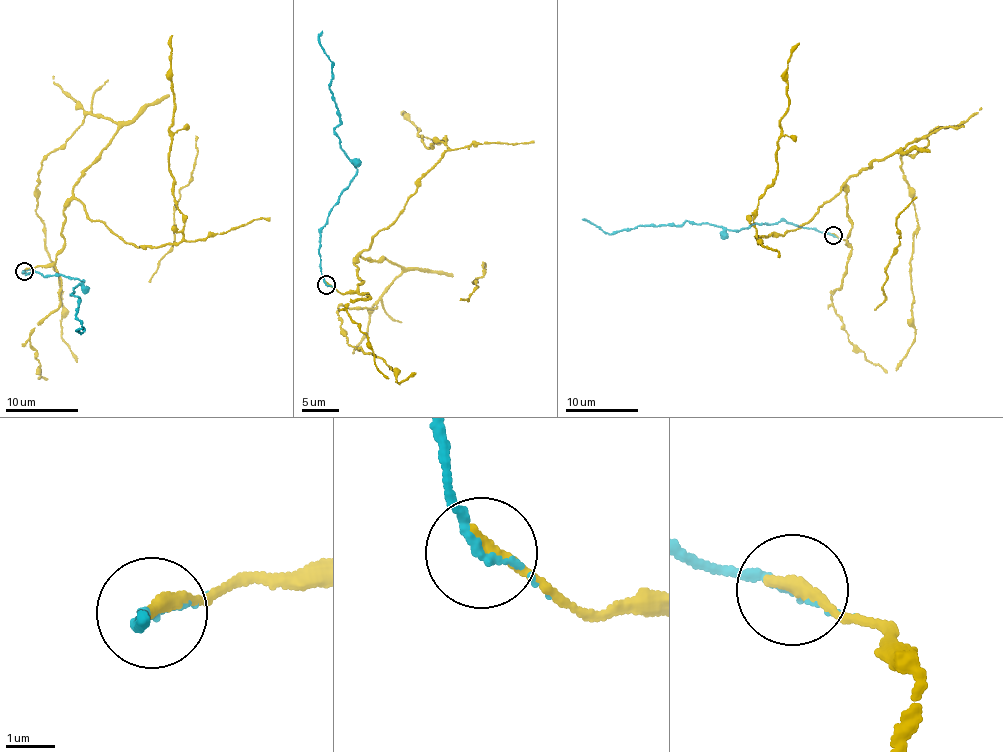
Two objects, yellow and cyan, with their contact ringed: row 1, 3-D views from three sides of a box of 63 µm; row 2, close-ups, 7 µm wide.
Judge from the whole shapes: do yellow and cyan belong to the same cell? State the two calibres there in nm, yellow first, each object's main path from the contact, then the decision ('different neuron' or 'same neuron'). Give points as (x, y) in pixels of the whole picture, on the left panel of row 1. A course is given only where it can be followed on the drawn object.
280 nm thick on the yellow side, 200 nm on the other; yellow runs (24, 270), (54, 261), (64, 203), (112, 119), (84, 116), (36, 188), (61, 340), (77, 362); cyan runs (24, 270), (84, 281), (71, 293), (81, 302), (76, 314), (84, 328), (77, 331), (83, 329); same neuron

